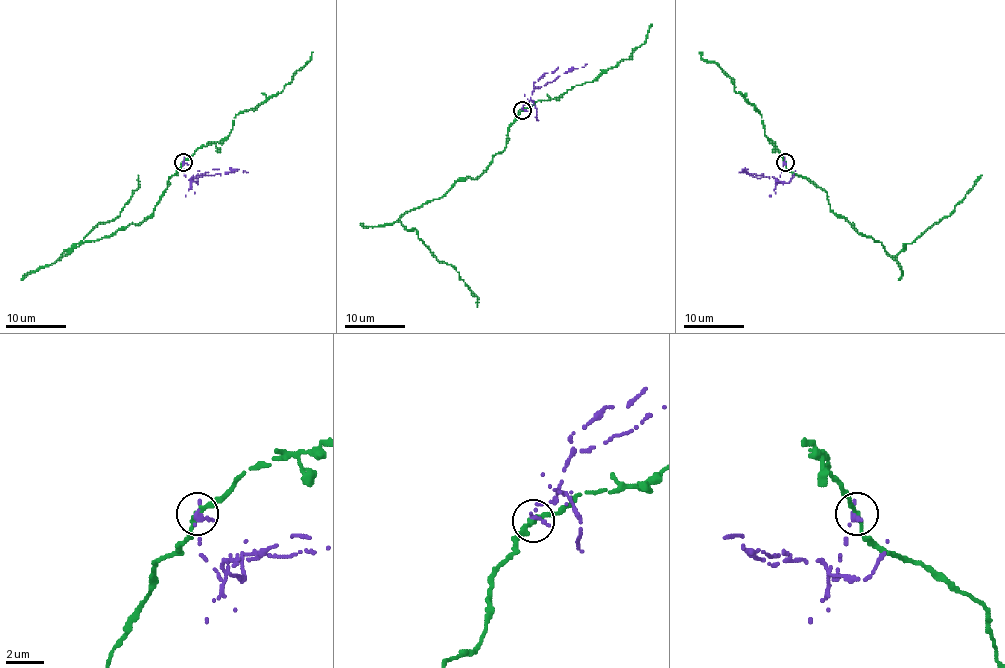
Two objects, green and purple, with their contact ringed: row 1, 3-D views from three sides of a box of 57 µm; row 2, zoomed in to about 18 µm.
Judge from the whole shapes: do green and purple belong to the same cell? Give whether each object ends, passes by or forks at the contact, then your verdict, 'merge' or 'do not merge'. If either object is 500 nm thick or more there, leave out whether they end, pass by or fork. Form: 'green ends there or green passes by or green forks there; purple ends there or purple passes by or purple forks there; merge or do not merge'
green passes by; purple ends there; do not merge

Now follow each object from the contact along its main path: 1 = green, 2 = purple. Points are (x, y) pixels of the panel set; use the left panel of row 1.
1: (182, 161), (152, 215), (61, 256), (99, 224), (120, 216), (138, 187), (138, 175)
2: (182, 161), (184, 175), (190, 181), (196, 175), (228, 173), (235, 169), (248, 172)

